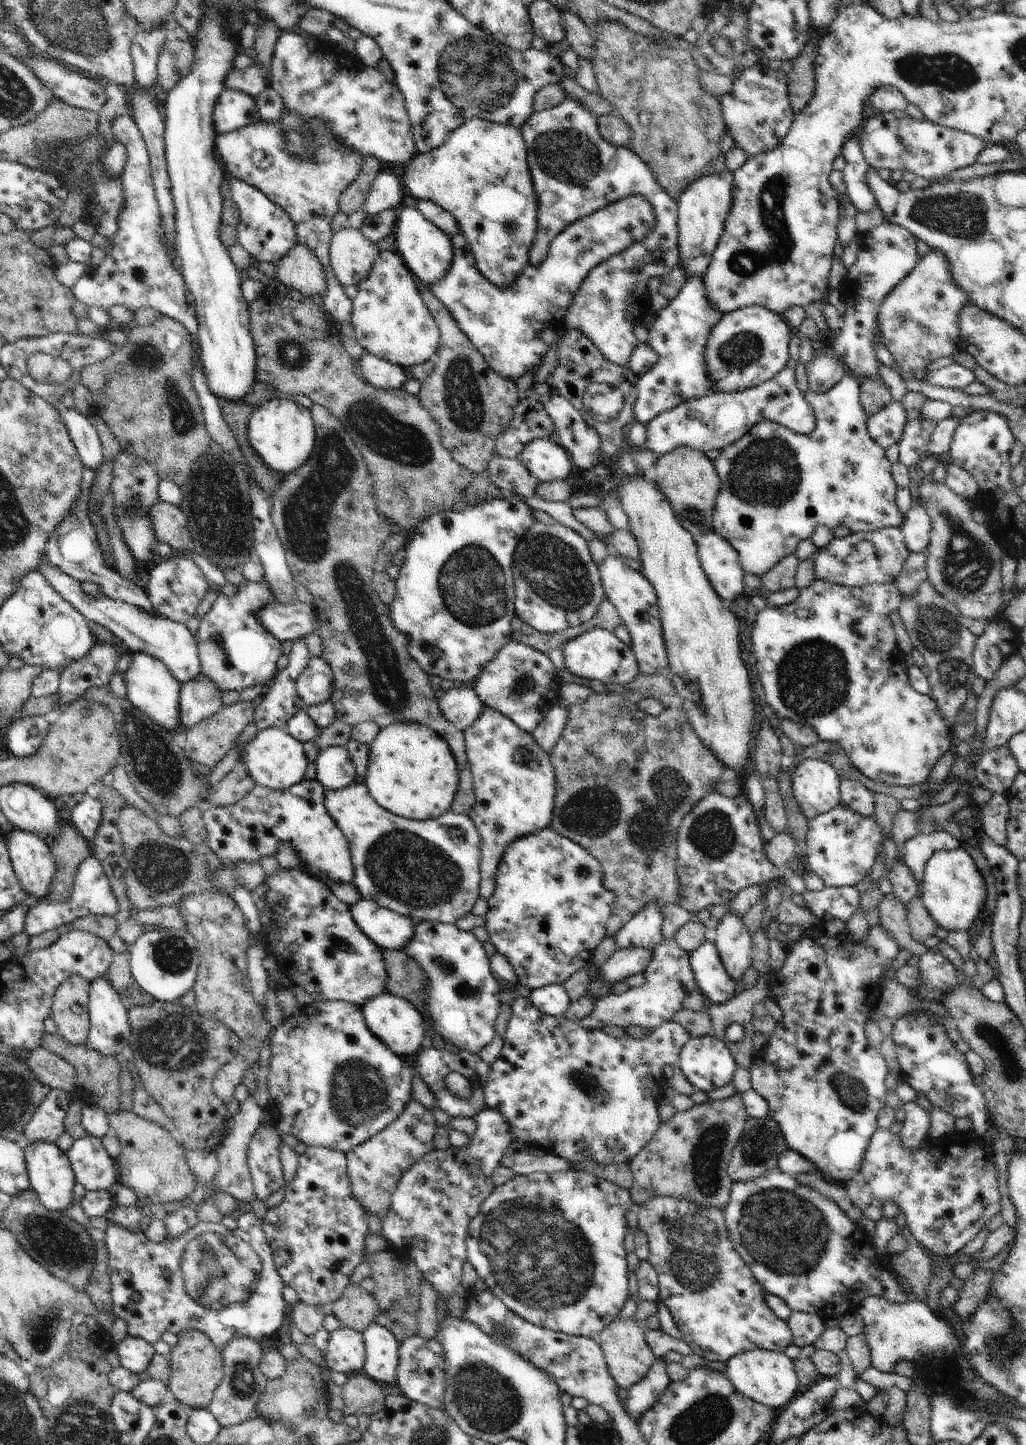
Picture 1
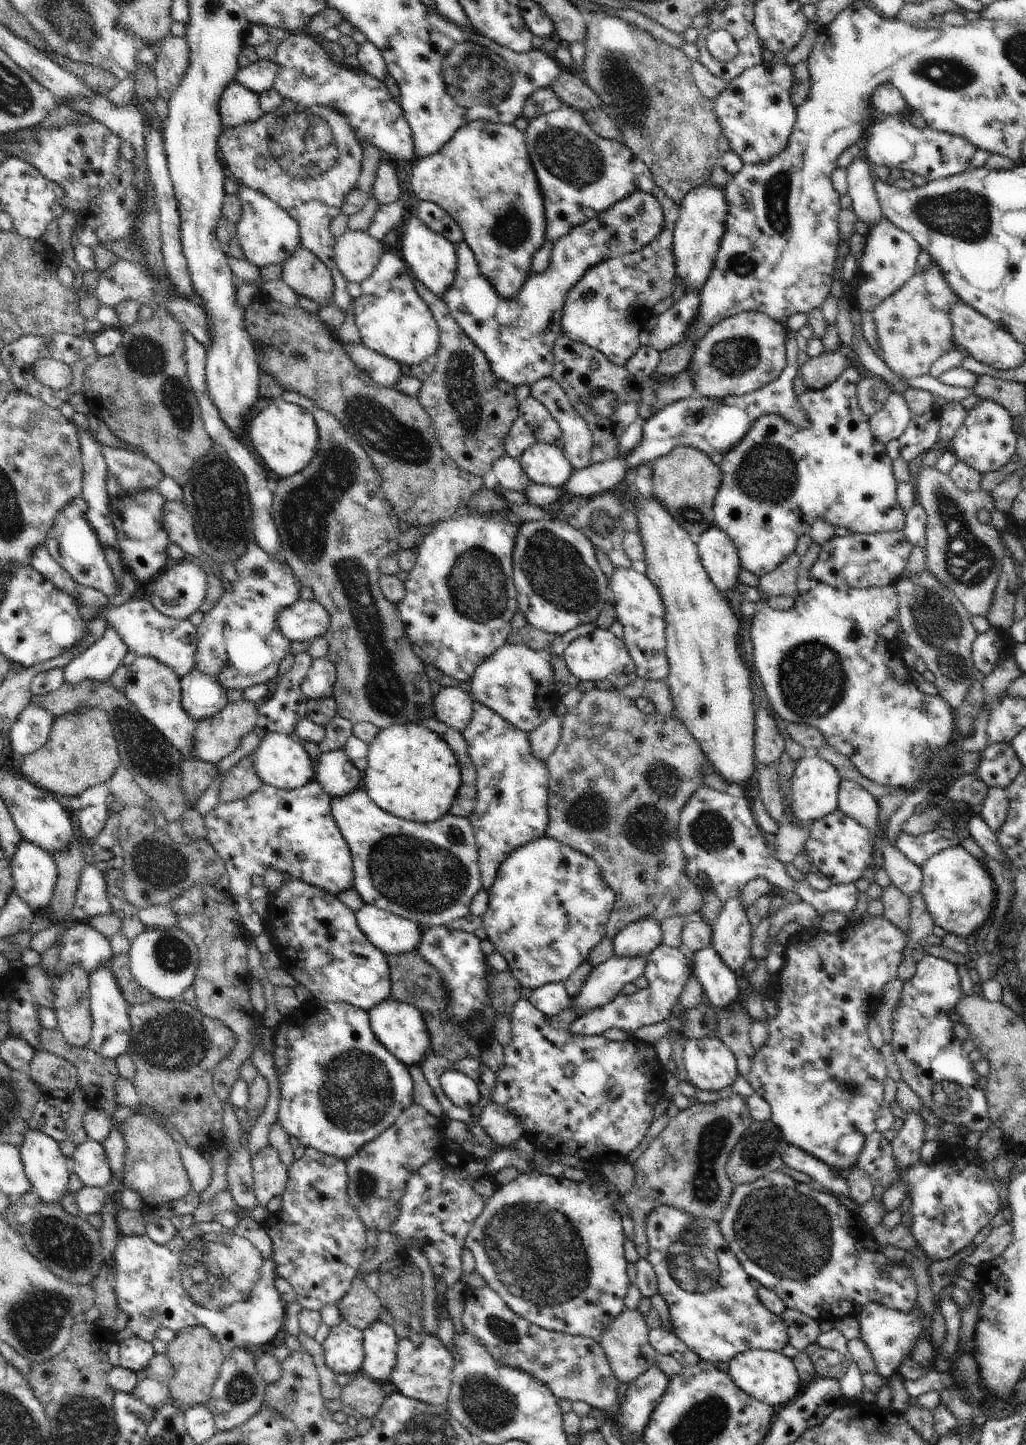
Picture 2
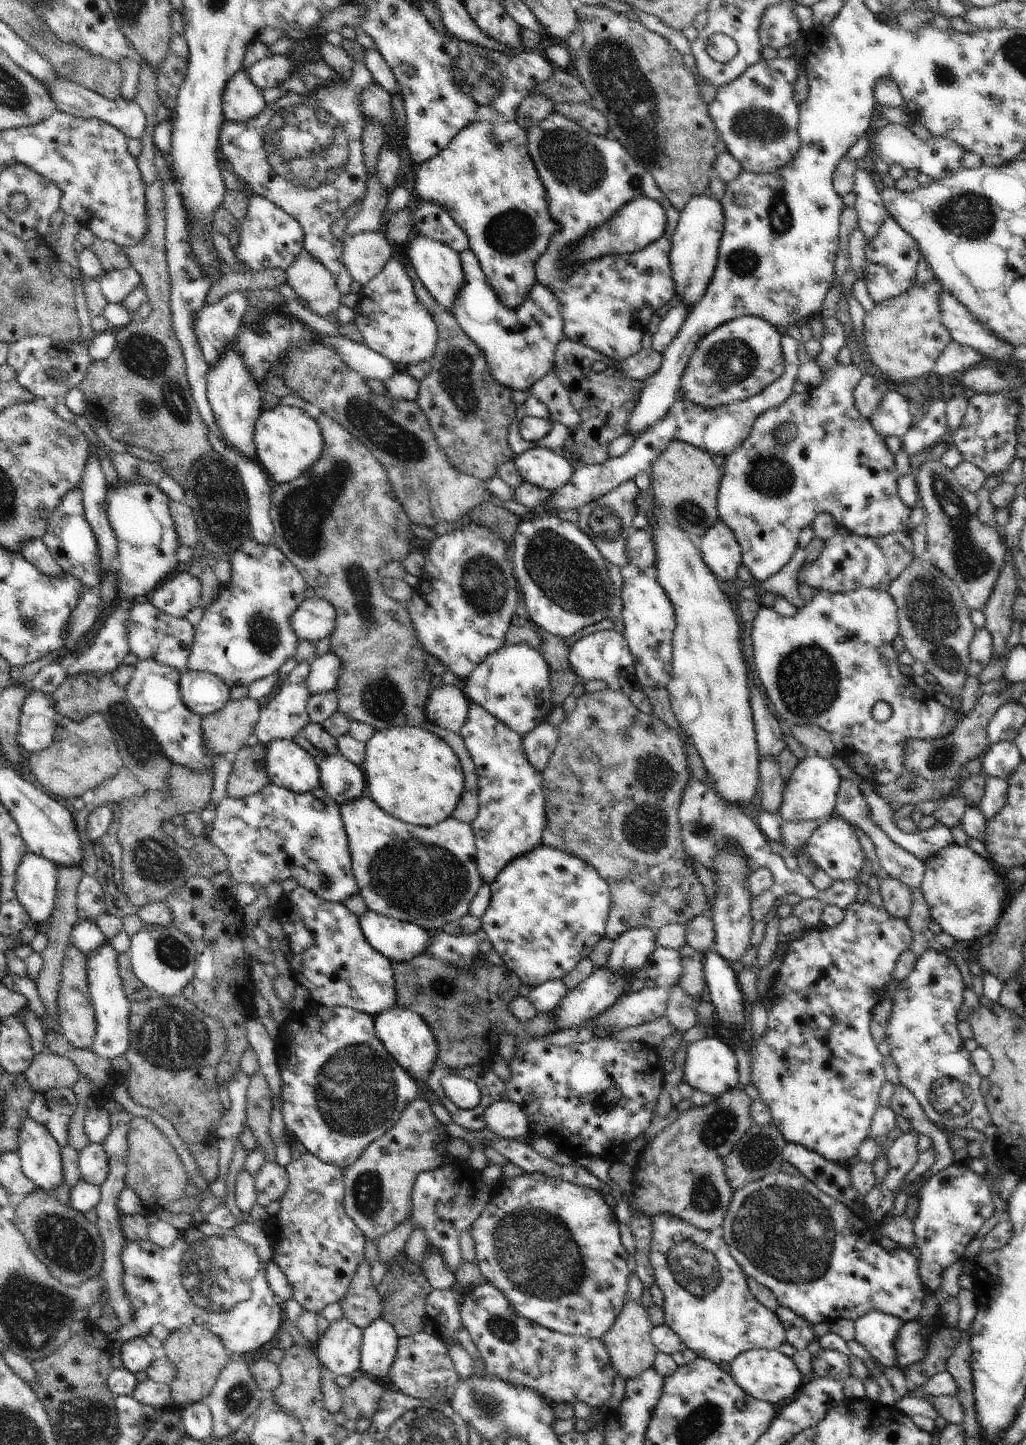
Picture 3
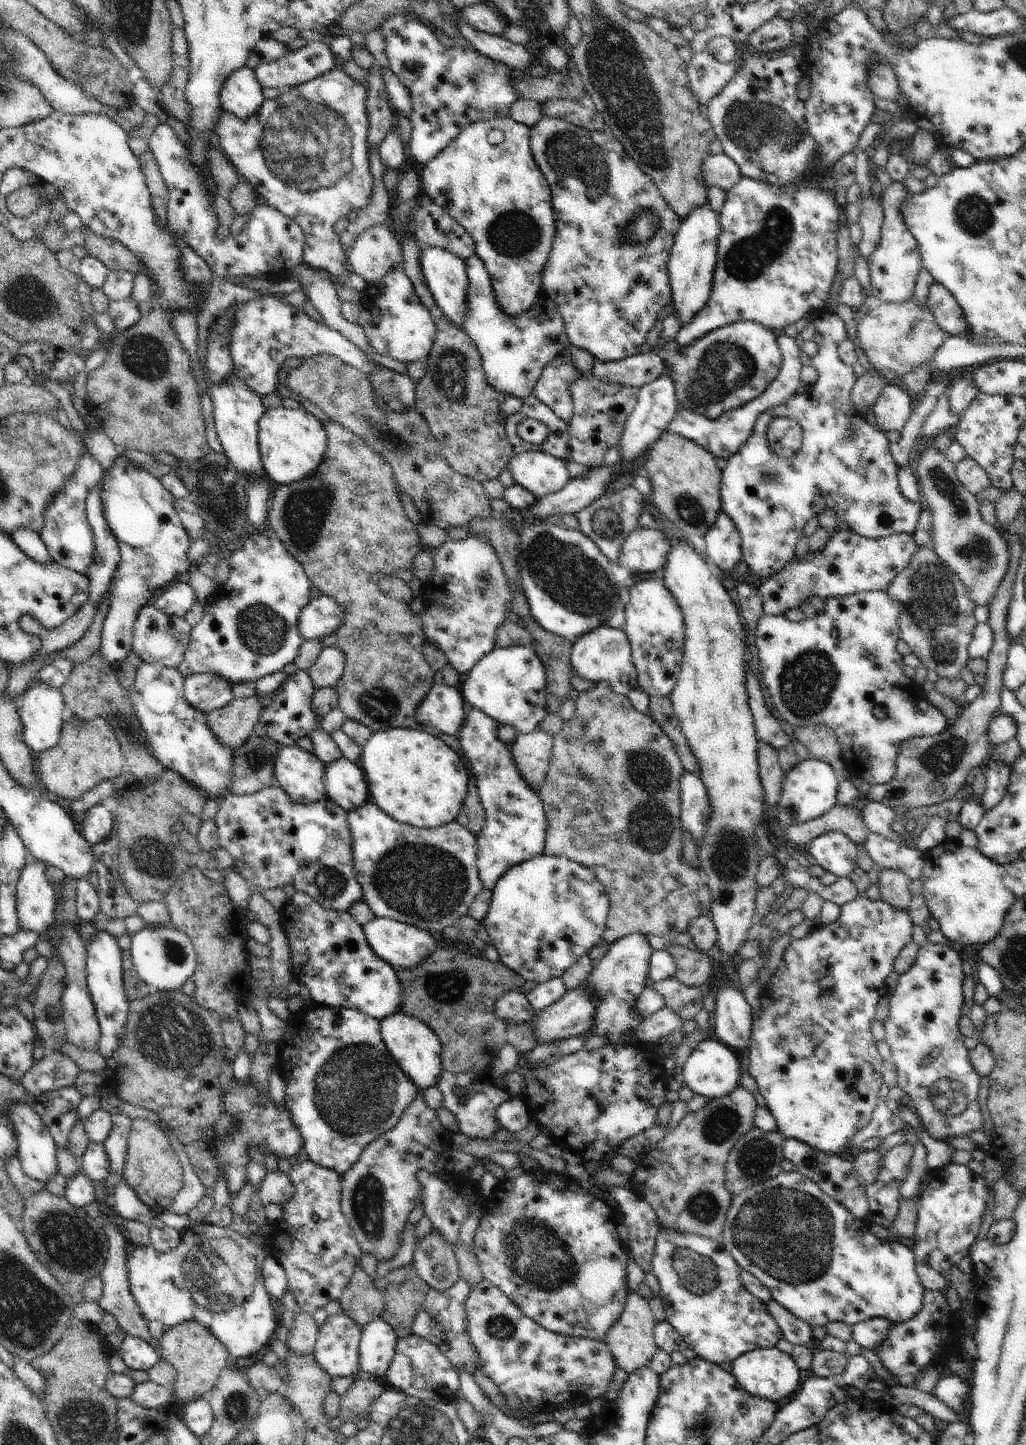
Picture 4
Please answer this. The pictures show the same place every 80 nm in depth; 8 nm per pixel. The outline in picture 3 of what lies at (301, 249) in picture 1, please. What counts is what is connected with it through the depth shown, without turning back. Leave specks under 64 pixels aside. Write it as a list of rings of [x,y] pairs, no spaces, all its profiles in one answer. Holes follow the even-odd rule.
[[[302,250],[285,272],[286,284],[294,289],[298,297],[308,302],[308,307],[315,315],[330,319],[338,312],[341,294],[332,272],[320,260]]]

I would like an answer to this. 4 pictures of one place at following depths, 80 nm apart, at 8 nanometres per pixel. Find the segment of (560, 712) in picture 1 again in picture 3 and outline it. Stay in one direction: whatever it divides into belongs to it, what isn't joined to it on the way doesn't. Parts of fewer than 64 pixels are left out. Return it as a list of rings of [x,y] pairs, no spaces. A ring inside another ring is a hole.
[[[542,722],[522,738],[522,746],[532,768],[544,773],[550,756],[555,752],[558,742],[558,728],[550,722]]]

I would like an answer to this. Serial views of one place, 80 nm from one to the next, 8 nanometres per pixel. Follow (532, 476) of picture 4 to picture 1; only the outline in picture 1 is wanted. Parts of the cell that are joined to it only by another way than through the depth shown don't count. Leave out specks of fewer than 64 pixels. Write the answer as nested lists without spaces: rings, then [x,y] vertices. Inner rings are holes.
[[[554,438],[532,440],[517,457],[517,460],[520,460],[538,478],[539,483],[564,480],[576,473],[569,455],[562,446],[556,443]]]

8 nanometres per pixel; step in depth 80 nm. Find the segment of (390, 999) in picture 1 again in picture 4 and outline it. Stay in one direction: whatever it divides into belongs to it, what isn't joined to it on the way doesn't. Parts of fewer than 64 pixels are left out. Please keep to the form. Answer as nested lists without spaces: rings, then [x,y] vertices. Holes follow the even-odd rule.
[[[402,1010],[382,1019],[380,1032],[395,1062],[419,1090],[434,1087],[443,1071],[441,1063],[443,1046],[439,1036],[419,1018],[408,1016]]]

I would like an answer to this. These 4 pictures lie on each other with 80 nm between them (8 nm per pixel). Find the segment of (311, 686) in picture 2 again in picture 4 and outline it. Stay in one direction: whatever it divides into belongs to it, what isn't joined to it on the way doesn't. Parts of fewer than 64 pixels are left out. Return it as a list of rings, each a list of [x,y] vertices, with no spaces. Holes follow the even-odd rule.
[[[338,647],[323,648],[307,672],[316,690],[335,687],[344,672],[345,662],[343,650]]]

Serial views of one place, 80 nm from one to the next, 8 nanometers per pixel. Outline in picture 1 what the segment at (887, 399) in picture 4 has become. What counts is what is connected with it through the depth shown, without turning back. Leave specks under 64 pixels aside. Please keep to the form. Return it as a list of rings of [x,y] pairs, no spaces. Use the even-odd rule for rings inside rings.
[[[893,400],[881,412],[869,417],[868,435],[880,448],[886,450],[901,440],[906,419],[907,411],[903,402]]]

